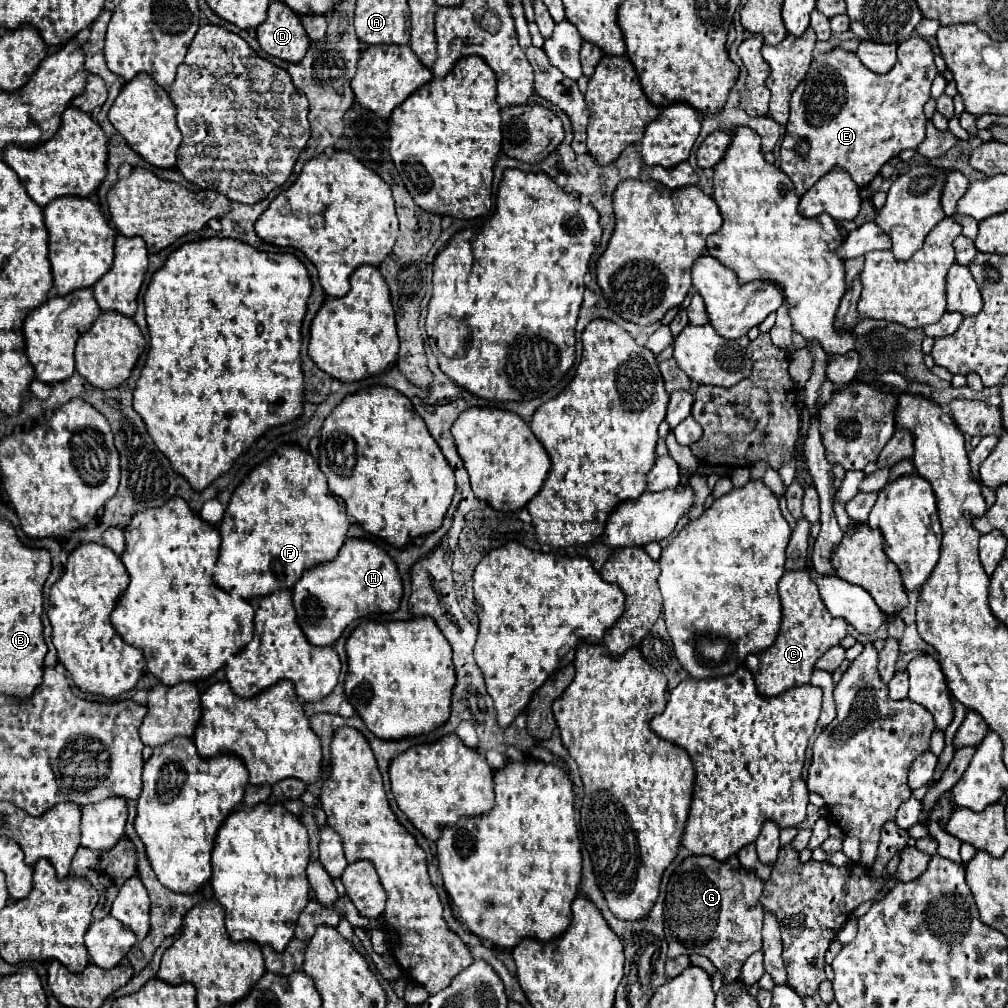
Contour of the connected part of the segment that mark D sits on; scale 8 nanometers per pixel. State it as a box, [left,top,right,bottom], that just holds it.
[257,1,309,63]

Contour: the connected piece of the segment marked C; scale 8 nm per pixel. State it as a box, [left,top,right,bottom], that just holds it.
[745,569,847,697]

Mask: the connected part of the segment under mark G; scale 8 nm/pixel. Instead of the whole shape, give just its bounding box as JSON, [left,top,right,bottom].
[665,855,763,985]

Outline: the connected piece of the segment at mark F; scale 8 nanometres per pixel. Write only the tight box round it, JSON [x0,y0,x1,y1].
[213,445,349,601]

